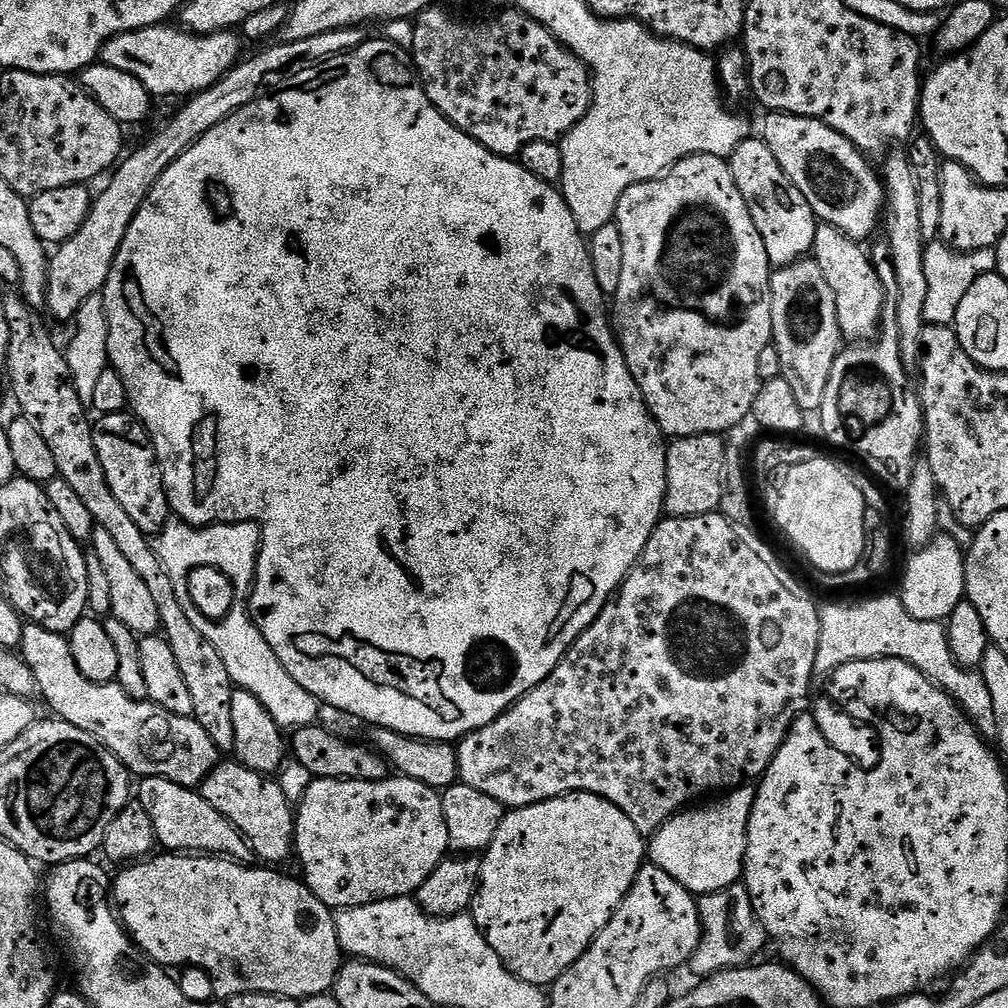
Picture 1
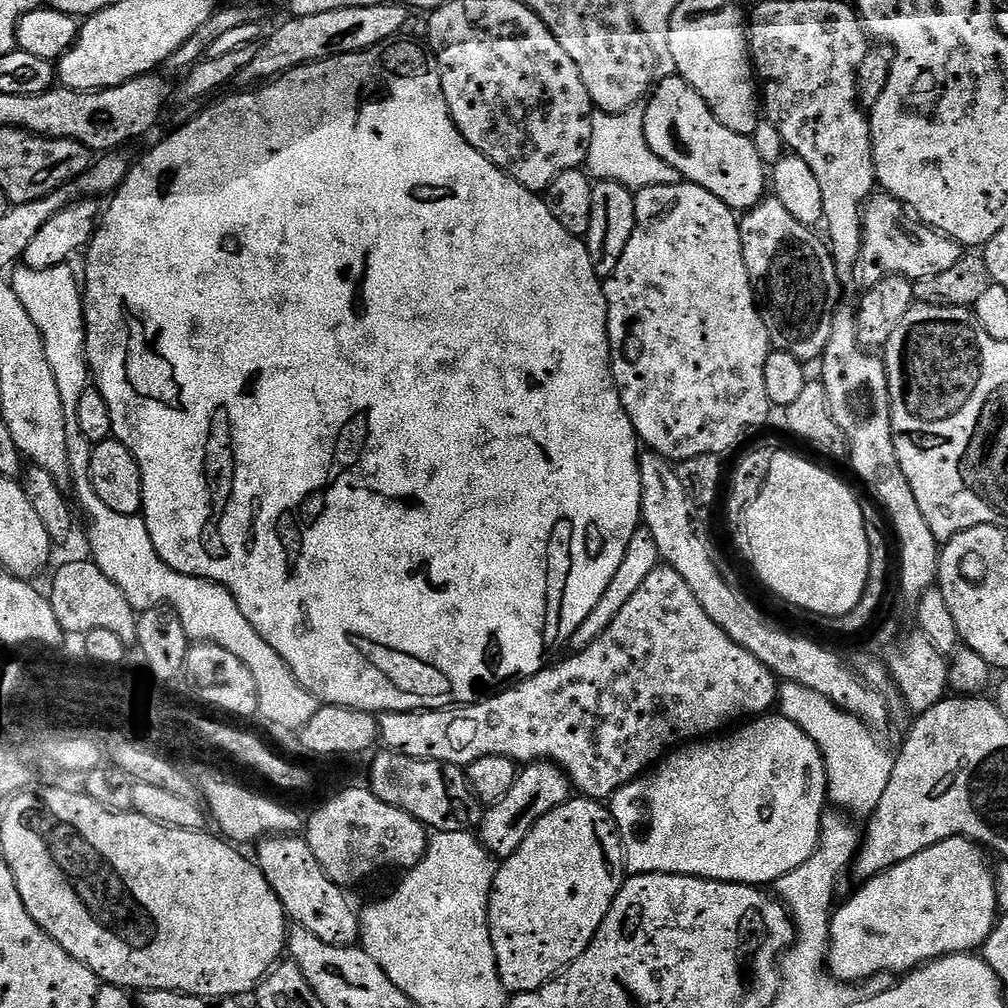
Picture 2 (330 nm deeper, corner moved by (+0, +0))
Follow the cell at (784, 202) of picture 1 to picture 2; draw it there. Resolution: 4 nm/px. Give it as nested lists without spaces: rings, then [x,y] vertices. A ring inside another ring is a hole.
[[[678,74],[665,76],[653,87],[647,97],[644,113],[644,129],[646,130],[646,142],[650,142],[650,150],[662,158],[662,162],[670,162],[674,170],[680,172],[681,177],[689,184],[697,184],[710,194],[722,198],[726,206],[734,210],[747,210],[752,208],[766,196],[766,166],[762,158],[758,158],[758,150],[754,150],[754,142],[751,138],[738,134],[734,130],[726,130],[718,118],[708,108],[708,103],[701,98],[698,90],[690,86]]]

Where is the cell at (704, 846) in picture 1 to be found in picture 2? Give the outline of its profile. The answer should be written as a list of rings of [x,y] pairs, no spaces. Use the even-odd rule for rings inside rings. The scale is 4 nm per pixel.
[[[765,714],[745,724],[748,725],[738,729],[733,736],[721,735],[719,738],[708,738],[703,742],[692,742],[665,755],[655,770],[649,771],[633,783],[622,786],[610,797],[610,811],[624,843],[624,858],[629,873],[666,872],[673,876],[727,880],[729,884],[772,886],[778,878],[790,874],[790,870],[802,866],[802,862],[806,862],[816,853],[816,844],[820,841],[820,819],[824,817],[828,800],[828,775],[818,746],[814,746],[811,738],[798,725],[779,714]]]

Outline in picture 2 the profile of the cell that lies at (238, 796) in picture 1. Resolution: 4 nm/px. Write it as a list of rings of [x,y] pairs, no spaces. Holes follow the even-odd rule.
[[[300,834],[266,836],[255,845],[254,863],[270,882],[274,894],[284,907],[284,914],[293,925],[310,930],[322,942],[347,948],[361,939],[360,917],[347,900],[345,889],[338,887],[314,858],[307,839]]]

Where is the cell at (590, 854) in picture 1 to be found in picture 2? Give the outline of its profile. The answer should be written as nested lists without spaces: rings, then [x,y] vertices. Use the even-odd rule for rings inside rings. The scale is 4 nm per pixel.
[[[569,798],[530,830],[526,842],[496,869],[489,894],[489,932],[501,982],[512,994],[533,992],[584,953],[626,879],[624,843],[611,811],[601,801]]]

